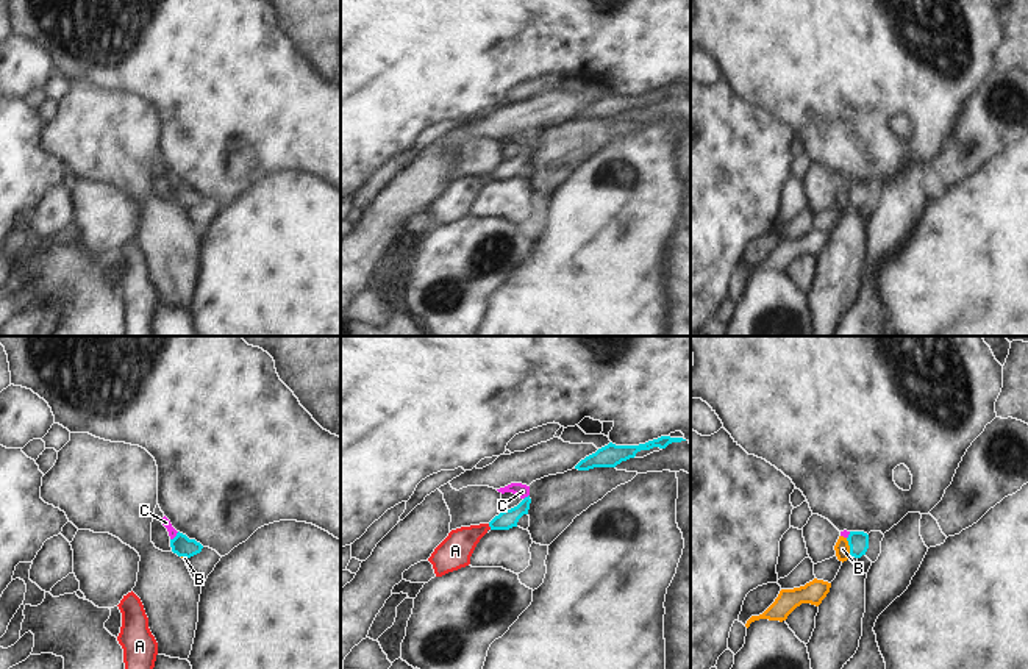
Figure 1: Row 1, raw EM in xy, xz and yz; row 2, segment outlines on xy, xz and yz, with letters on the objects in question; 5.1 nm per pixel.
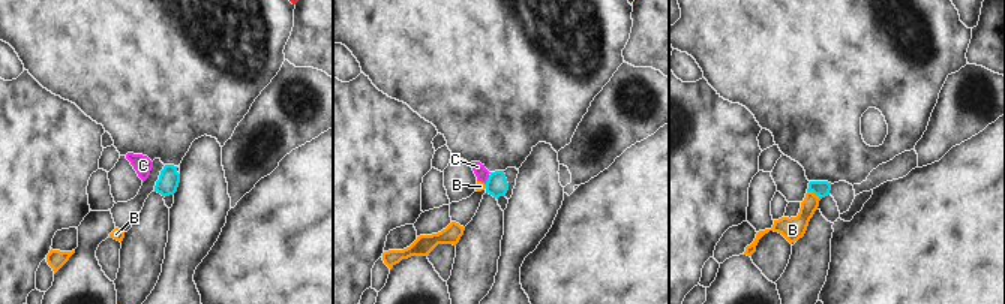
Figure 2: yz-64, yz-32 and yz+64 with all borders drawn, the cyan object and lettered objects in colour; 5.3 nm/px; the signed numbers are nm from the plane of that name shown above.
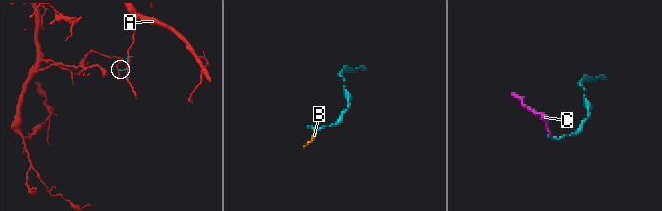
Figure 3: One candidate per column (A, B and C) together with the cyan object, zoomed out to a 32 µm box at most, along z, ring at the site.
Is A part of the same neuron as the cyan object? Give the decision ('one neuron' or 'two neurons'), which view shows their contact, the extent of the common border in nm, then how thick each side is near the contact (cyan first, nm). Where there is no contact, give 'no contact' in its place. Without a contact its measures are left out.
one neuron | xz | 40 nm | 100/170 nm

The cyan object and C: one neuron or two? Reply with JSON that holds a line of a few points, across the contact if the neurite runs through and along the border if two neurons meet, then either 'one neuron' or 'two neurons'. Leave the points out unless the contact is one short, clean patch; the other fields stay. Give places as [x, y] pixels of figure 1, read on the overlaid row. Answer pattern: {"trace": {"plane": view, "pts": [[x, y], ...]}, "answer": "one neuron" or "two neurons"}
{"trace": {"plane": "xy", "pts": [[178, 532], [171, 540]]}, "answer": "two neurons"}

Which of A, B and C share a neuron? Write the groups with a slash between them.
A / B C

